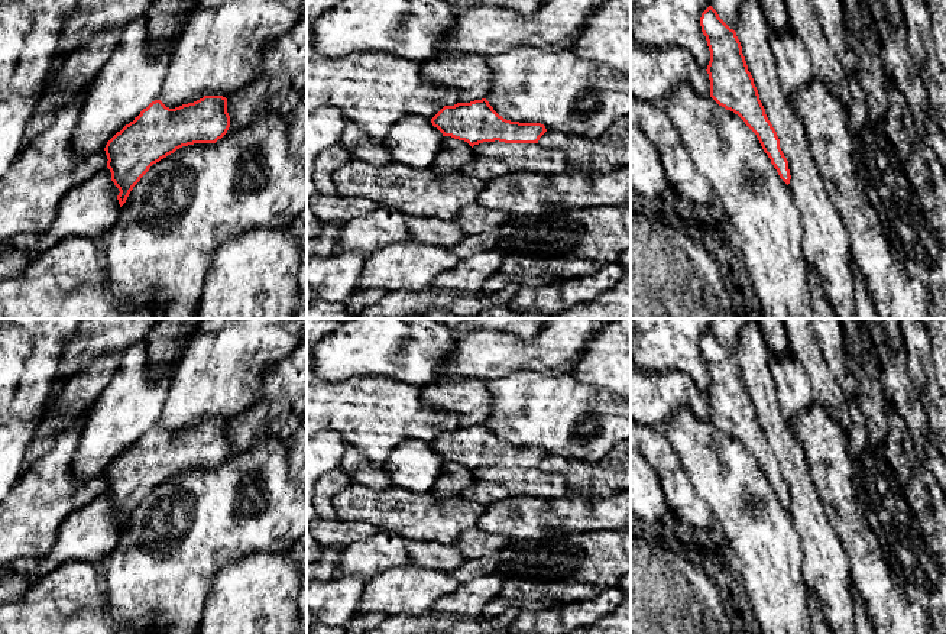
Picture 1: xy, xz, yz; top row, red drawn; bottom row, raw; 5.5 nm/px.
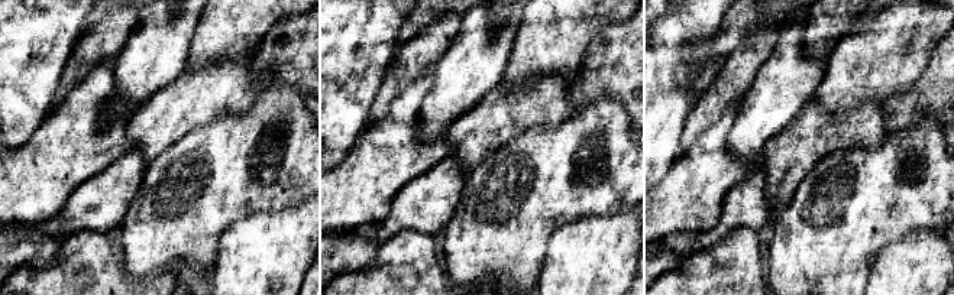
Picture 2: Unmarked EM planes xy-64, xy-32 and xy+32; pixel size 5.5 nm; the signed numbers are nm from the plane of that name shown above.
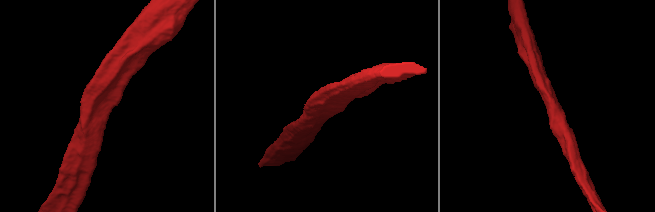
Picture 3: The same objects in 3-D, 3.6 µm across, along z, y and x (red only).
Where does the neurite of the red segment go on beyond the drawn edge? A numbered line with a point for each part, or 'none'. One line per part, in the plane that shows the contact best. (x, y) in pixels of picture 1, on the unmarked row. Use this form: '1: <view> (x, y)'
1: xy (158, 576)

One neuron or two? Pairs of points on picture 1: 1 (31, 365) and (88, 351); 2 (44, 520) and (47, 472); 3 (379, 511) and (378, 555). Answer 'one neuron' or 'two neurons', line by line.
1: two neurons
2: one neuron
3: two neurons

